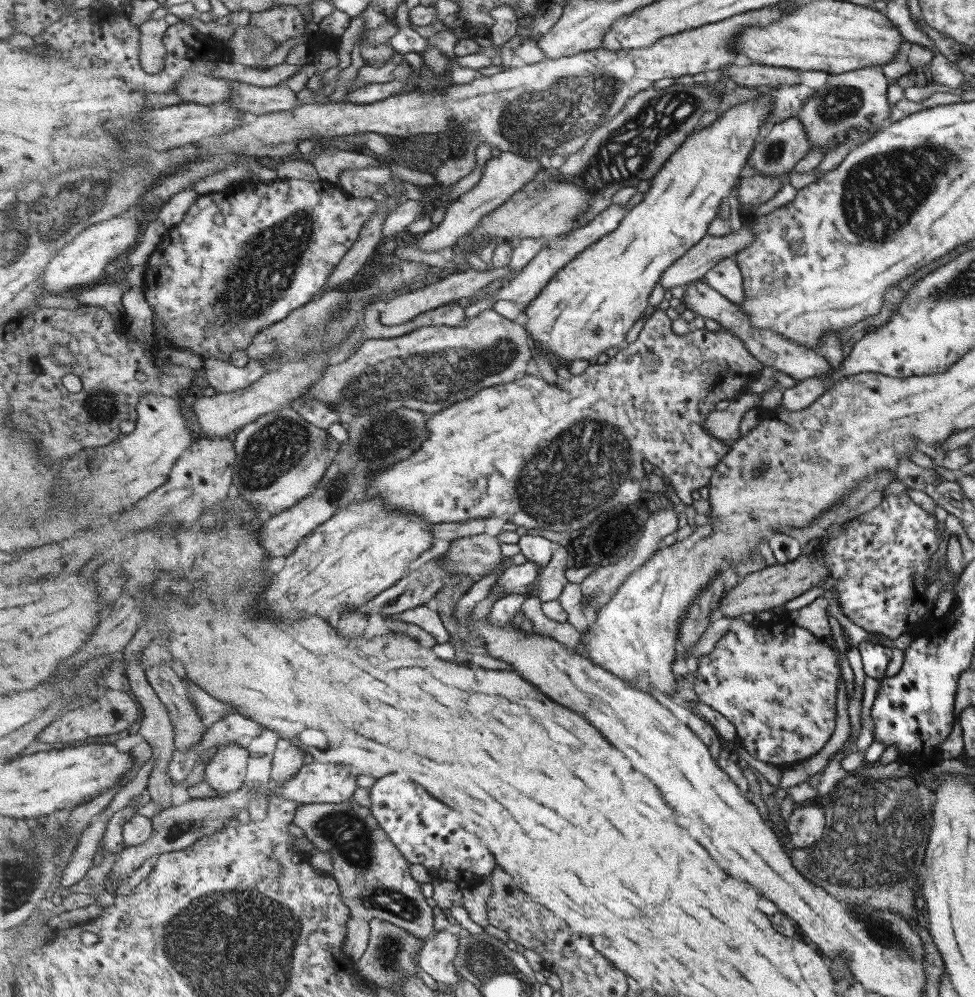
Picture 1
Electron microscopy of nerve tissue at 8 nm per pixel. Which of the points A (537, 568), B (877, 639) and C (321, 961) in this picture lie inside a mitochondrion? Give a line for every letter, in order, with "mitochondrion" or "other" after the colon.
A: other
B: other
C: other

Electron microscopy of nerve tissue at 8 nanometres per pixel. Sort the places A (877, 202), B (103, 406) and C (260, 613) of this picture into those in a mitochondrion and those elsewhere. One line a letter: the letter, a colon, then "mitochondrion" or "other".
A: mitochondrion
B: mitochondrion
C: other

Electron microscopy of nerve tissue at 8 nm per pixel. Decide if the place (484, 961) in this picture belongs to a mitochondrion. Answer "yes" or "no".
yes

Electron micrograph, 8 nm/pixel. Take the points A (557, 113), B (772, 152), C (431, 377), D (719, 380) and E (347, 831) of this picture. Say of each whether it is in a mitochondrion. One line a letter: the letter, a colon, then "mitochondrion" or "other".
A: mitochondrion
B: mitochondrion
C: mitochondrion
D: other
E: mitochondrion

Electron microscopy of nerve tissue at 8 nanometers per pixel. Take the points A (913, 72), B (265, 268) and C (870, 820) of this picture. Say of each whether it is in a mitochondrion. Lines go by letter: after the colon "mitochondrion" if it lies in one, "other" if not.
A: other
B: mitochondrion
C: mitochondrion

